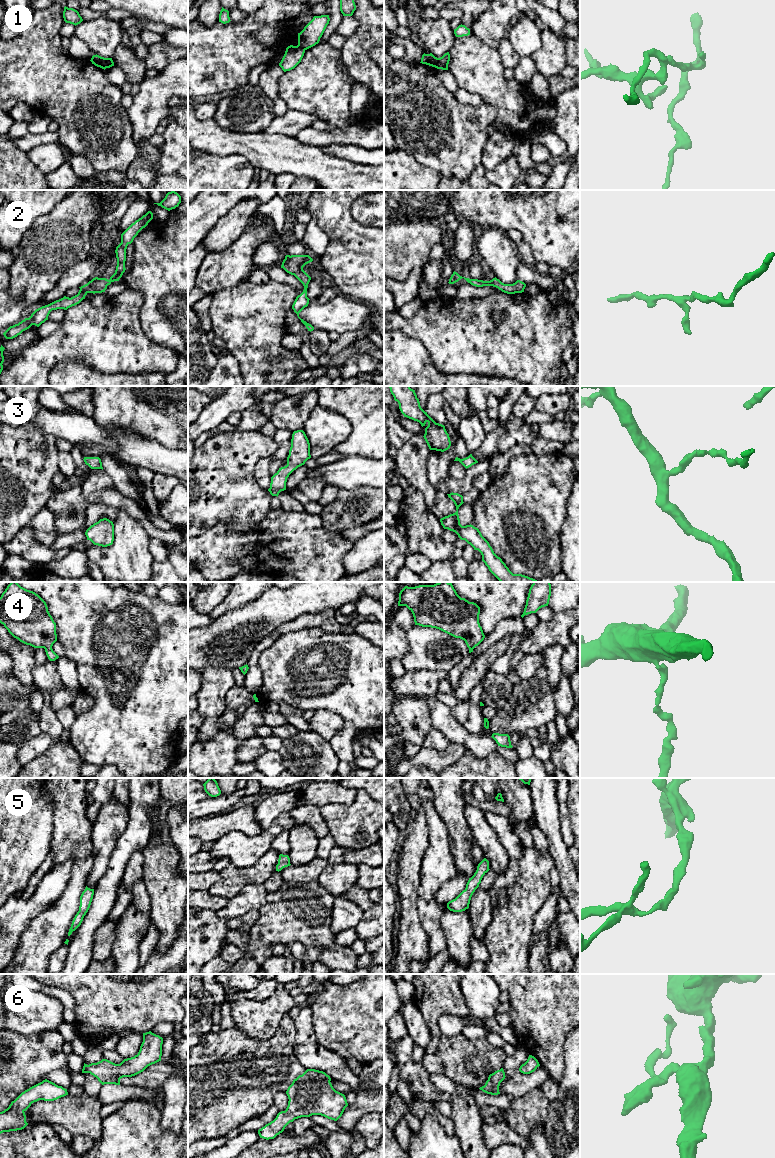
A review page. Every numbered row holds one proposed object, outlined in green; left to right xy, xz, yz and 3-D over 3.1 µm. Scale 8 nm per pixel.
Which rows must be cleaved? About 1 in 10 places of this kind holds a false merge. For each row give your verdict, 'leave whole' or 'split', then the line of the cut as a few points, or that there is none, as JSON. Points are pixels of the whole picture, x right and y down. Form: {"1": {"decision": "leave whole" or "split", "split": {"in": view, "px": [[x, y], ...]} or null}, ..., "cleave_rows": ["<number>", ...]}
{"1": {"decision": "split", "split": {"in": "yz", "px": [[437, 58], [438, 68]]}}, "2": {"decision": "leave whole", "split": null}, "3": {"decision": "leave whole", "split": null}, "4": {"decision": "leave whole", "split": null}, "5": {"decision": "leave whole", "split": null}, "6": {"decision": "leave whole", "split": null}, "cleave_rows": ["1"]}

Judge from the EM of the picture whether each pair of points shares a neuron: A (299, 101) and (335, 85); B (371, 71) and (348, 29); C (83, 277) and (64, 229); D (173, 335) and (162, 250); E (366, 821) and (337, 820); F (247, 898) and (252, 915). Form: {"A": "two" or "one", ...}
{"A": "one", "B": "two", "C": "two", "D": "one", "E": "one", "F": "two"}

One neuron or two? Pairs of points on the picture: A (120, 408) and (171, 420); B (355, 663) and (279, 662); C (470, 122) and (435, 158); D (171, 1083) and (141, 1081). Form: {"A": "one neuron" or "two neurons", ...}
{"A": "one neuron", "B": "one neuron", "C": "one neuron", "D": "two neurons"}

